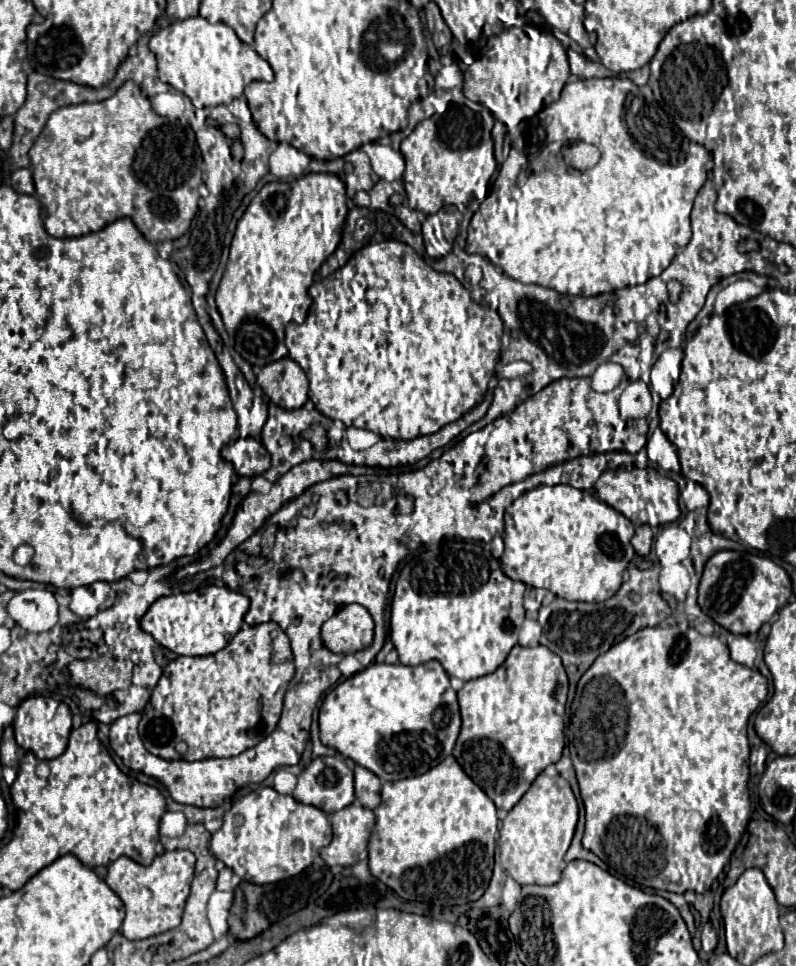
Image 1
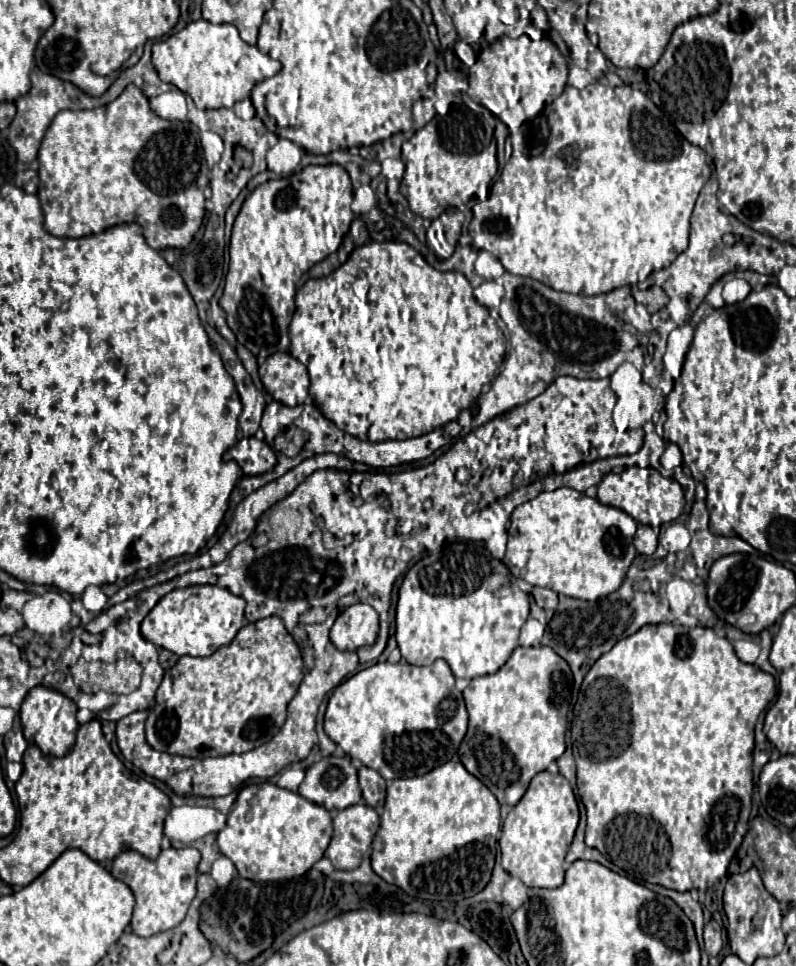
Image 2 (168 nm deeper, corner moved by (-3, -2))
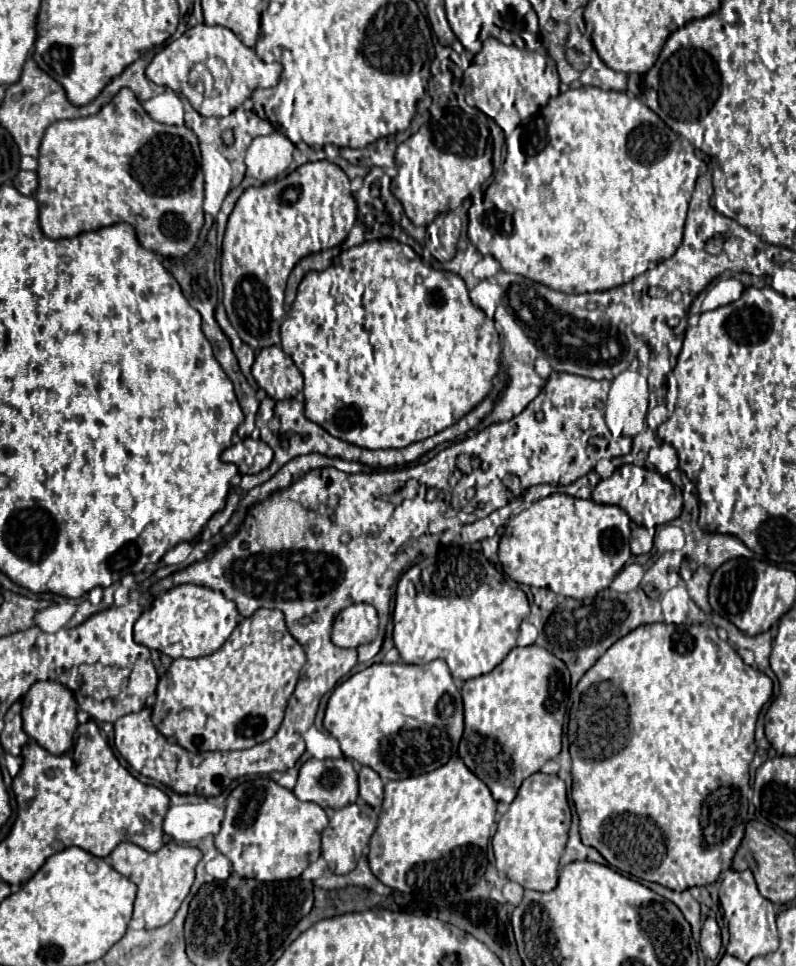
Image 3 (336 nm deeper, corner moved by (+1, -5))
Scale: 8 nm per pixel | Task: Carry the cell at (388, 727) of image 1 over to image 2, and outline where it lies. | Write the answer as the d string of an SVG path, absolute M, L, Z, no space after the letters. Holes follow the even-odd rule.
M436 660L430 666L412 666L412 664L390 664L378 662L370 668L360 670L352 678L344 680L330 696L324 730L350 758L360 760L364 766L376 770L384 780L394 778L412 778L434 770L448 762L468 728L468 714L462 700L462 692L454 686L454 674L444 660Z

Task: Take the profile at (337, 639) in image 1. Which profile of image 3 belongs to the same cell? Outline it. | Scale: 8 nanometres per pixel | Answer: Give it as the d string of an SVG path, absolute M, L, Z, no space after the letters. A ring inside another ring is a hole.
M354 603L338 613L332 629L332 643L338 647L360 647L374 641L378 633L376 609L368 603Z

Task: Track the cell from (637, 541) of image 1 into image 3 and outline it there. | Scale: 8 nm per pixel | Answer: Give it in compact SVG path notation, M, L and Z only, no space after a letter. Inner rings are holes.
M634 527L632 529L630 547L632 547L634 555L642 555L642 553L648 553L652 549L652 537L646 531L646 527Z

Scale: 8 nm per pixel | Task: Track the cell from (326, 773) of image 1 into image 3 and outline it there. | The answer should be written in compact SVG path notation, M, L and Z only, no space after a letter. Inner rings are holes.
M346 757L340 759L308 759L302 767L300 767L300 775L298 775L298 783L292 789L294 795L302 801L312 801L318 803L320 807L334 807L340 809L344 805L350 805L358 799L358 779L356 779L356 771L352 767L352 761Z

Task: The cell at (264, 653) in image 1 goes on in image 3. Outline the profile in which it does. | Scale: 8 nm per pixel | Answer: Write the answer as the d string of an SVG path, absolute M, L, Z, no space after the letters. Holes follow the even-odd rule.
M260 607L252 617L242 619L232 637L212 655L172 661L166 673L168 693L154 725L192 753L248 749L264 743L278 731L304 663L306 653L288 633L284 613Z

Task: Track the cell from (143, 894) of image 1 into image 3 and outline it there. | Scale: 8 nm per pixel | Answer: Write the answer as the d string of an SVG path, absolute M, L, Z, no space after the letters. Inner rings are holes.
M122 841L110 853L112 867L138 885L134 917L142 917L146 921L146 929L156 929L156 927L162 927L168 921L172 921L180 903L184 901L184 897L188 895L188 891L194 883L194 867L200 859L202 859L200 849L188 847L188 845L178 845L174 841L166 843L156 853L148 853L146 849L134 845L130 841Z

